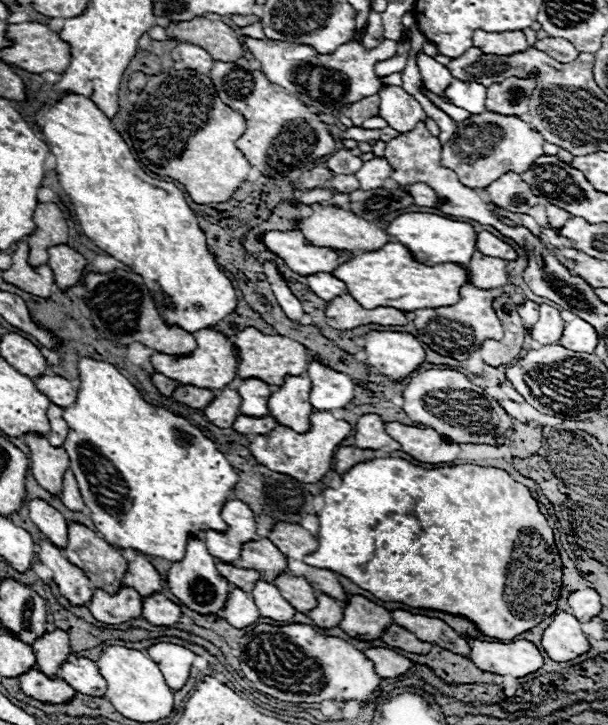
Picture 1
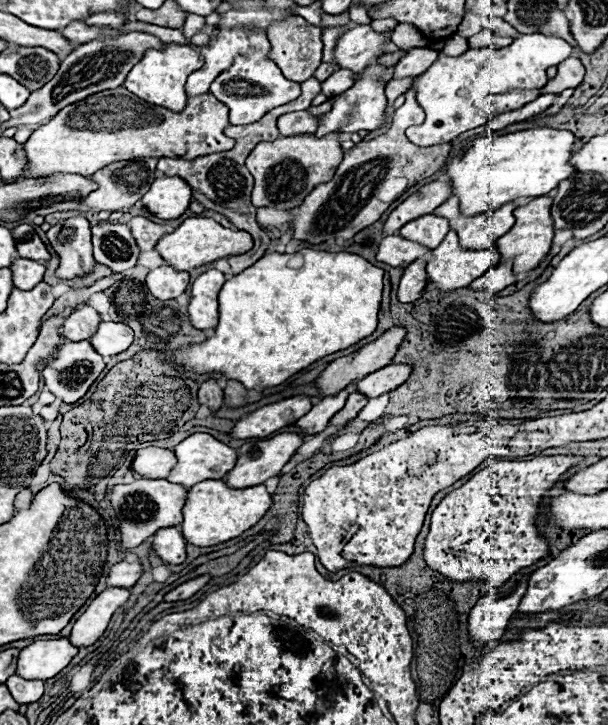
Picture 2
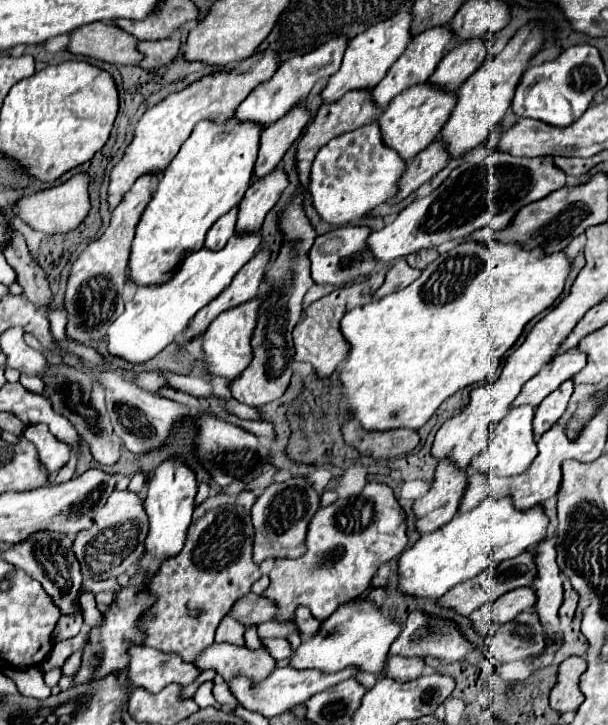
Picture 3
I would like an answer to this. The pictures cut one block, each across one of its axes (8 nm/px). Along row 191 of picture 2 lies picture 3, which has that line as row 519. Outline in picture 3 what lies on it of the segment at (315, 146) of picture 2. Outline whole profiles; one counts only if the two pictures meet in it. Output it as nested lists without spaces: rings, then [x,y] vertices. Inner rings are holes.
[[[296,476],[286,482],[270,484],[252,506],[252,524],[256,530],[252,548],[254,562],[262,564],[268,558],[300,558],[300,554],[306,552],[308,522],[314,518],[318,508],[320,494],[306,478]]]

